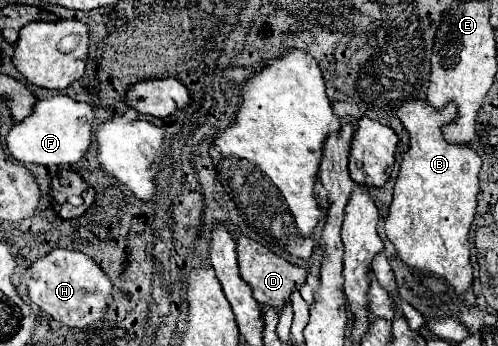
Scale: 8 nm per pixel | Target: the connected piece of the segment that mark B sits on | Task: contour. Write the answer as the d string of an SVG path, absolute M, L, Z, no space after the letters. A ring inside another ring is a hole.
M407 102L399 108L399 118L411 134L411 146L403 154L401 170L395 180L393 202L389 208L389 216L385 222L385 234L393 242L399 258L413 270L435 276L443 280L455 296L465 294L473 284L473 266L471 266L471 252L469 252L469 230L475 218L477 208L477 194L479 194L479 168L481 158L475 154L473 148L459 148L455 144L447 144L441 134L441 126L455 118L455 108L451 104L437 112L427 102Z

